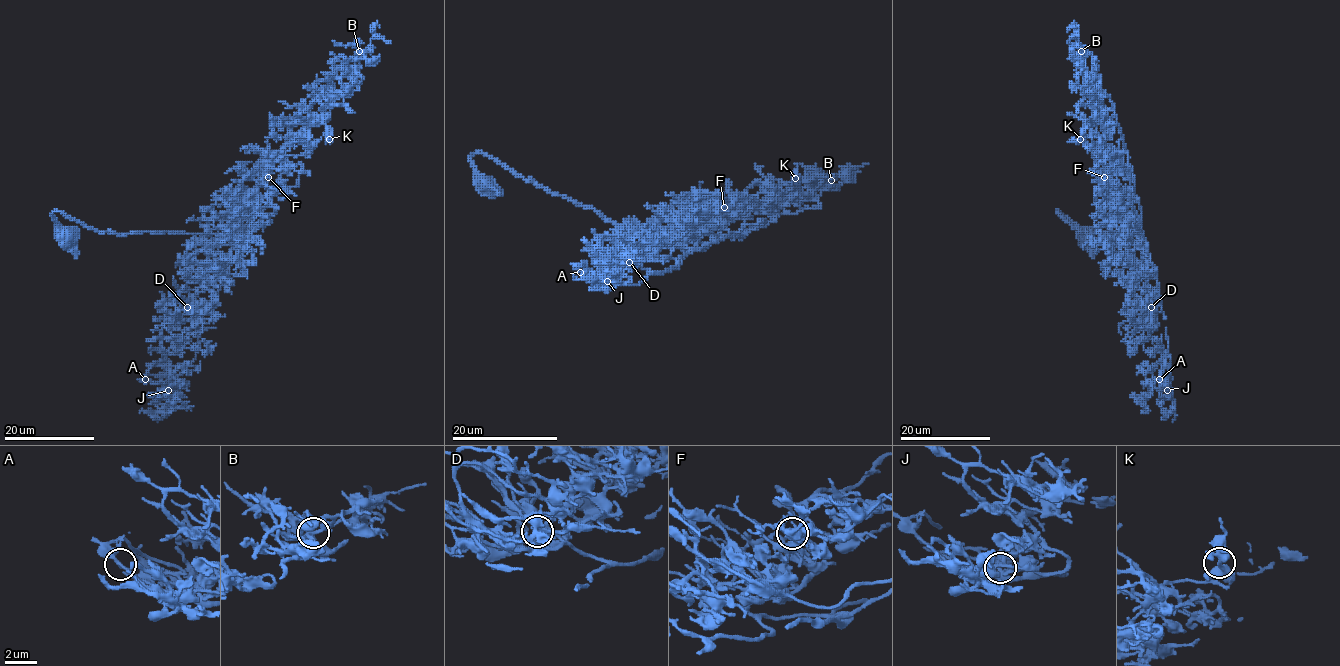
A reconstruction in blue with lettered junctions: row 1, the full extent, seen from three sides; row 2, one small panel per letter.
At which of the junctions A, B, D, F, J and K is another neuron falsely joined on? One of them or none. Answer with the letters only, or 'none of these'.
none of these

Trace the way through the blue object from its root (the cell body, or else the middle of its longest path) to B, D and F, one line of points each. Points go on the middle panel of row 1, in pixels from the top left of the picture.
B: (483, 183), (470, 158), (478, 152), (624, 229), (704, 250), (778, 214), (818, 208), (831, 180)
D: (483, 183), (470, 158), (478, 152), (656, 242), (639, 254), (649, 258), (628, 251), (629, 262)
F: (483, 183), (470, 158), (478, 152), (652, 242), (677, 239), (685, 251), (718, 241), (710, 233), (724, 208)

